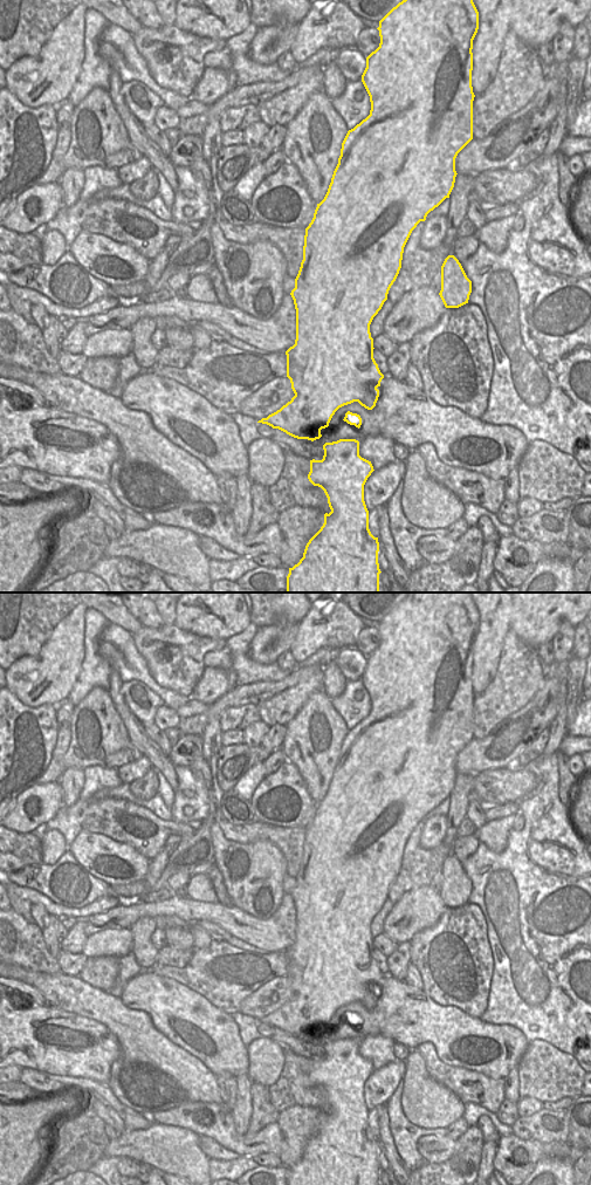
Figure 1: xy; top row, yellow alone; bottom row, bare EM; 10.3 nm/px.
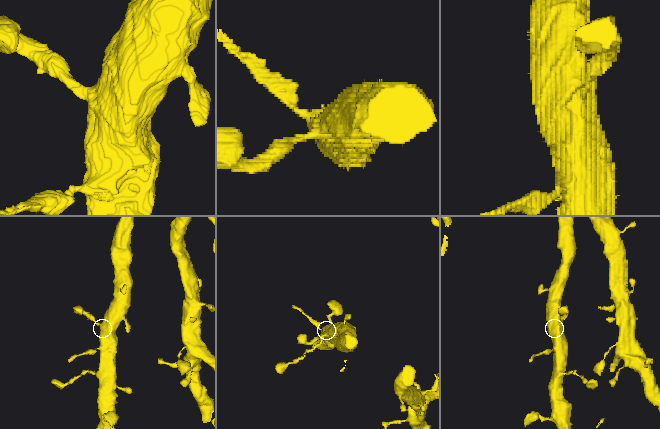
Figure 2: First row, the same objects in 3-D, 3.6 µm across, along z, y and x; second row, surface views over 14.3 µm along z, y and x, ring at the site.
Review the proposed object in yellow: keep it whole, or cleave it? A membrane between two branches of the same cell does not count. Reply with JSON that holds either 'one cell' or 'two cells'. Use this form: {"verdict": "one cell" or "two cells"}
{"verdict": "two cells"}

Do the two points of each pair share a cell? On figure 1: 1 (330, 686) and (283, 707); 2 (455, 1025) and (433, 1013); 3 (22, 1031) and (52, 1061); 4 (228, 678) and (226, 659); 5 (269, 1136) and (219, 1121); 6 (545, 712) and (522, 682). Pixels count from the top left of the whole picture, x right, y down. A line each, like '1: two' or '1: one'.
1: two
2: one
3: one
4: two
5: one
6: two

